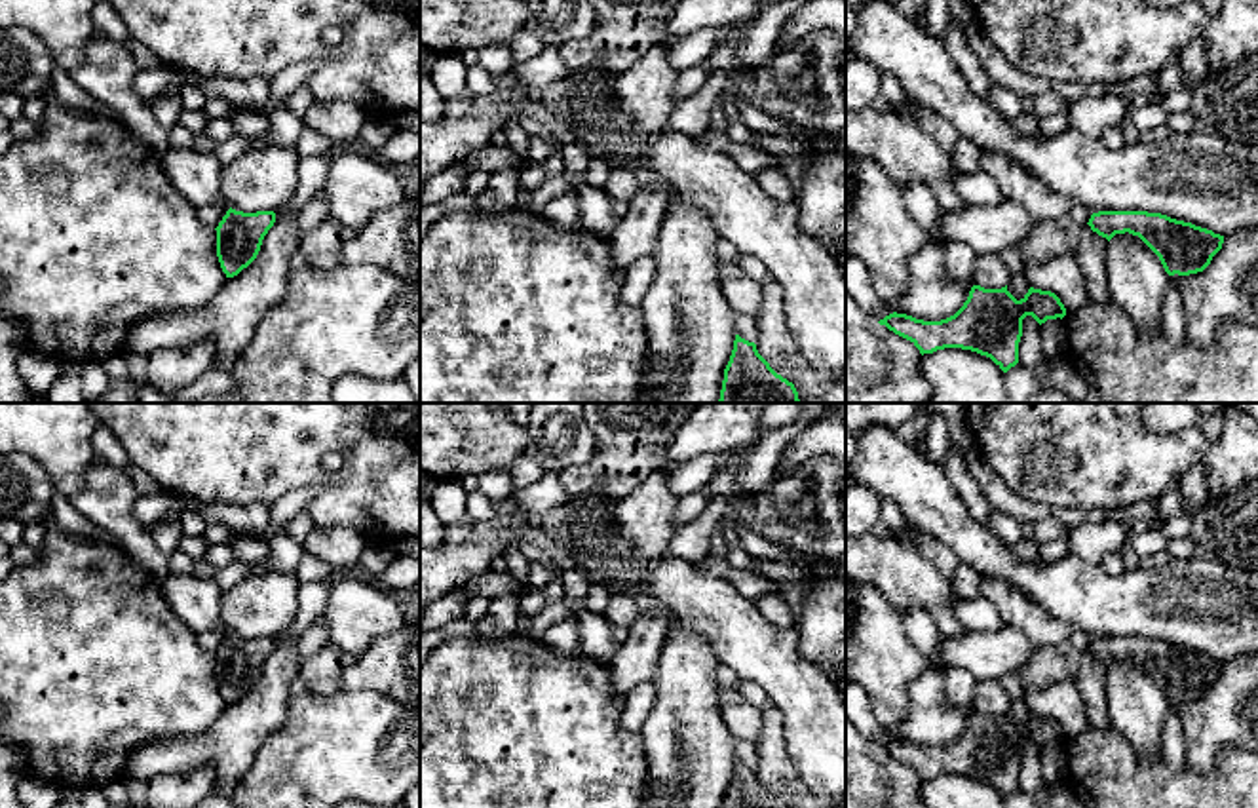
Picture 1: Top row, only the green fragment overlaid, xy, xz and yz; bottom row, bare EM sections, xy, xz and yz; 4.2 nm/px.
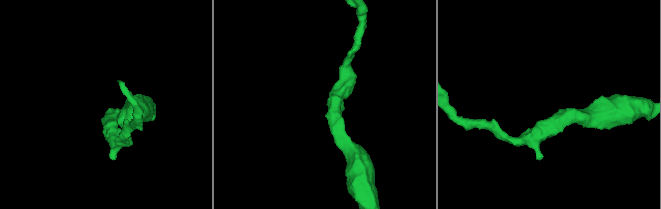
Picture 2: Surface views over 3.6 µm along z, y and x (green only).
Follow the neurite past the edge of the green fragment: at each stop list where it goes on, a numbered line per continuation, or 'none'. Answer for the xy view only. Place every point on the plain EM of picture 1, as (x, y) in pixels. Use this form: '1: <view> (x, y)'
none

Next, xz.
none

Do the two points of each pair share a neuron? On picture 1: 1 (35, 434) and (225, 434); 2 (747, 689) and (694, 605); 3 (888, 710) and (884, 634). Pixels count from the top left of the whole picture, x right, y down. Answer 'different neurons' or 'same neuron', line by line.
1: different neurons
2: different neurons
3: same neuron

